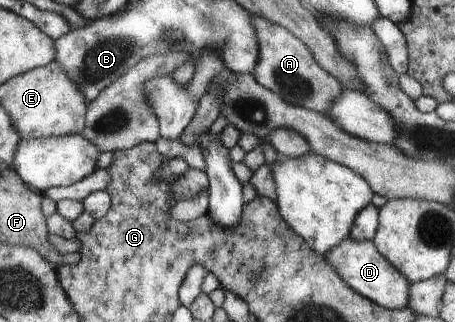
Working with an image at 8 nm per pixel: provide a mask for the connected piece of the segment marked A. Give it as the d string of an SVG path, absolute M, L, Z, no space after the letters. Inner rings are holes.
M253 16L253 23L256 27L258 45L260 45L258 63L252 69L253 76L274 93L280 93L282 99L292 105L298 105L316 113L328 113L334 101L341 96L343 91L341 82L318 65L309 47L296 35L290 33L286 27L275 25L257 16Z

